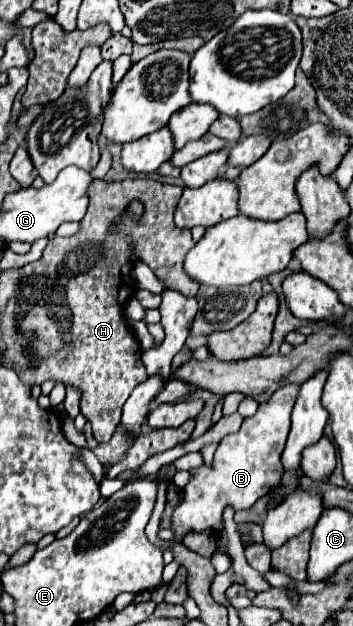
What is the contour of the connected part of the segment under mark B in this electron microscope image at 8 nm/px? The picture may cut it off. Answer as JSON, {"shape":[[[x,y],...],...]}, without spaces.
{"shape":[[[293,383],[275,391],[269,403],[261,403],[257,413],[253,417],[247,417],[237,433],[227,435],[219,443],[213,459],[213,469],[201,465],[191,471],[193,479],[183,489],[183,503],[173,511],[173,531],[177,533],[177,541],[181,541],[187,531],[219,531],[225,505],[247,509],[281,481],[281,453],[289,435],[291,411],[297,395],[299,385]]]}

